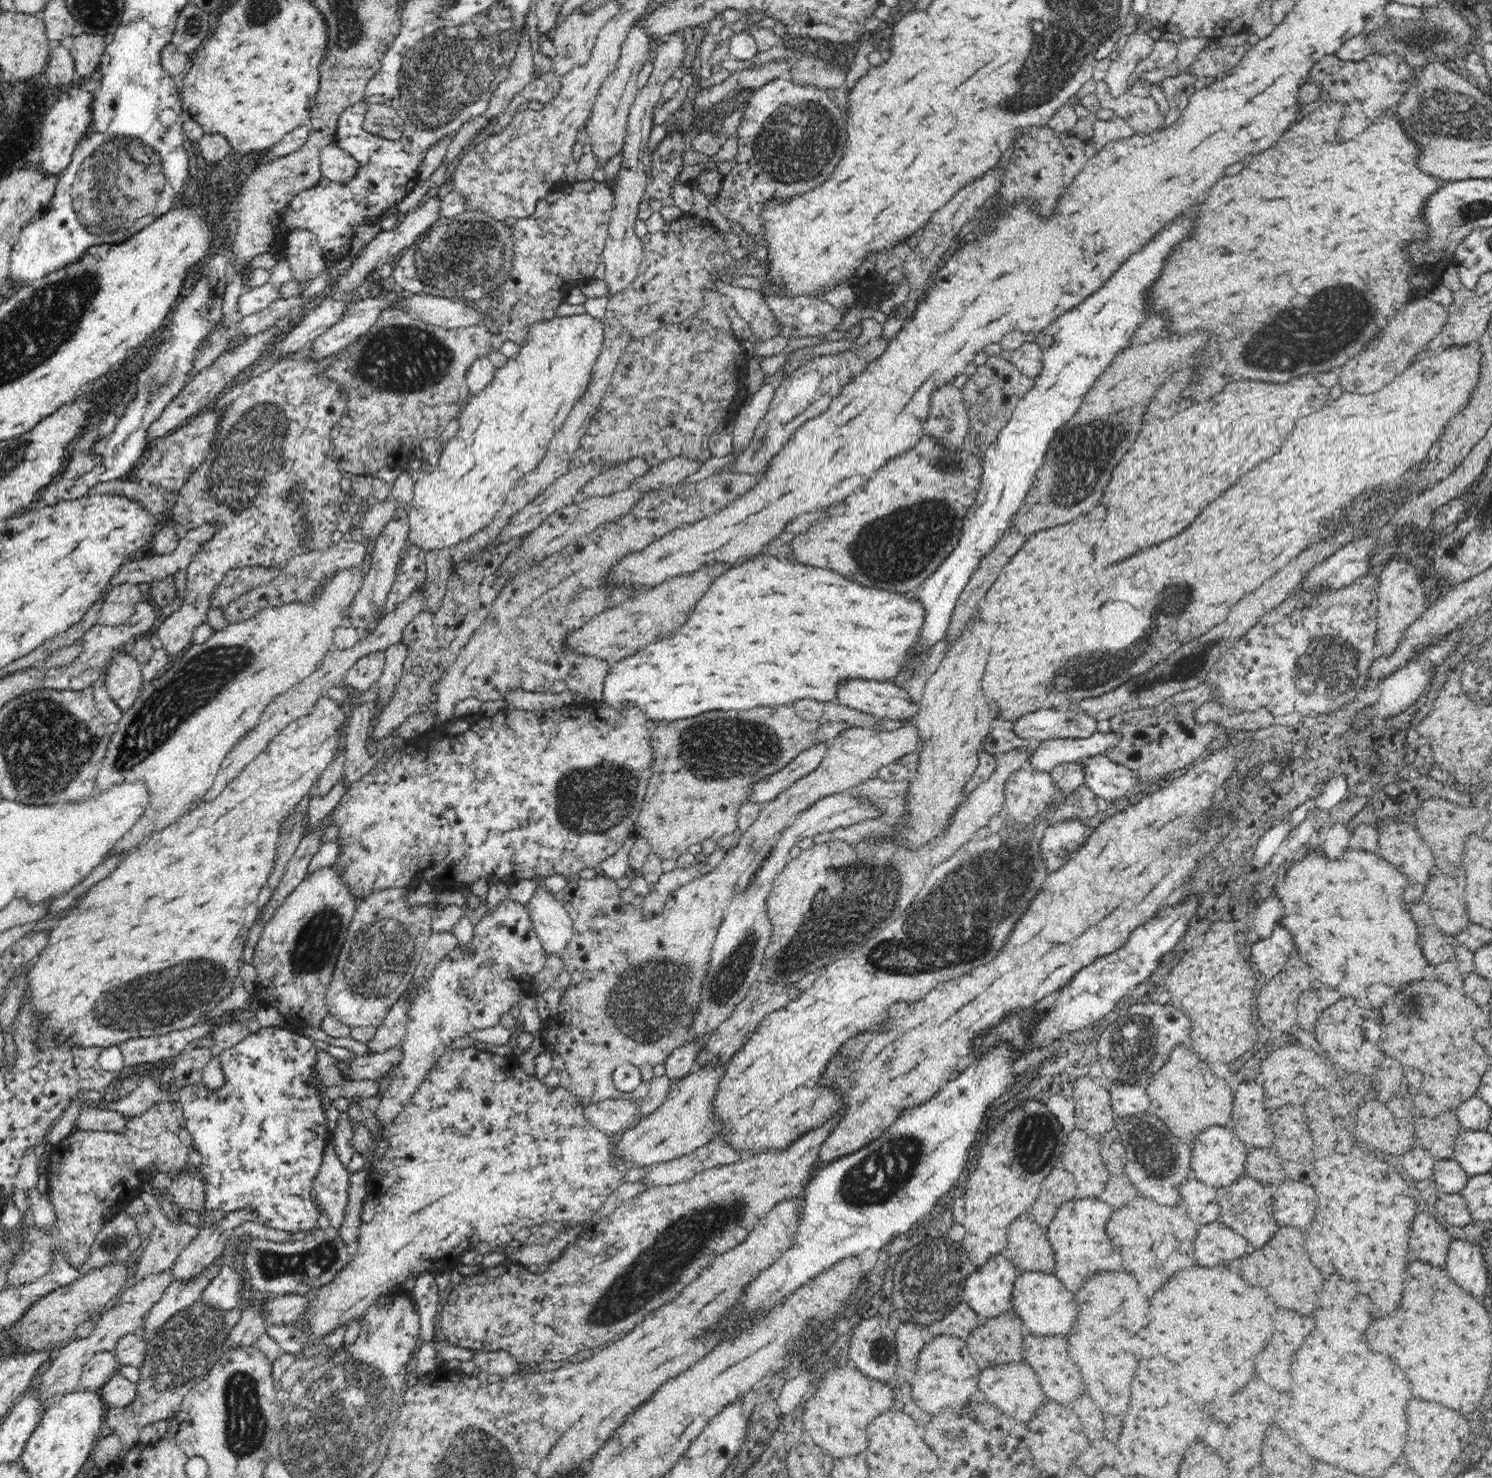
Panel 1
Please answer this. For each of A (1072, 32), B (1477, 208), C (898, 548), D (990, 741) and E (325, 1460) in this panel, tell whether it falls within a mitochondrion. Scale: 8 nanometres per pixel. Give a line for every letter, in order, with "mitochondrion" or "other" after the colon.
A: mitochondrion
B: mitochondrion
C: mitochondrion
D: other
E: mitochondrion

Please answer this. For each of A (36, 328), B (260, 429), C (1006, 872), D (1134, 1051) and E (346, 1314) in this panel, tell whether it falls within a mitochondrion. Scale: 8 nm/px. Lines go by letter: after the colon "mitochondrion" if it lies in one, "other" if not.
A: mitochondrion
B: mitochondrion
C: mitochondrion
D: mitochondrion
E: other

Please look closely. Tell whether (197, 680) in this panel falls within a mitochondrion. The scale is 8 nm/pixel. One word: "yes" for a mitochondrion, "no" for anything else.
yes

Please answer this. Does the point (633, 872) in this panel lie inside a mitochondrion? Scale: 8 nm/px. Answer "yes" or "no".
no

